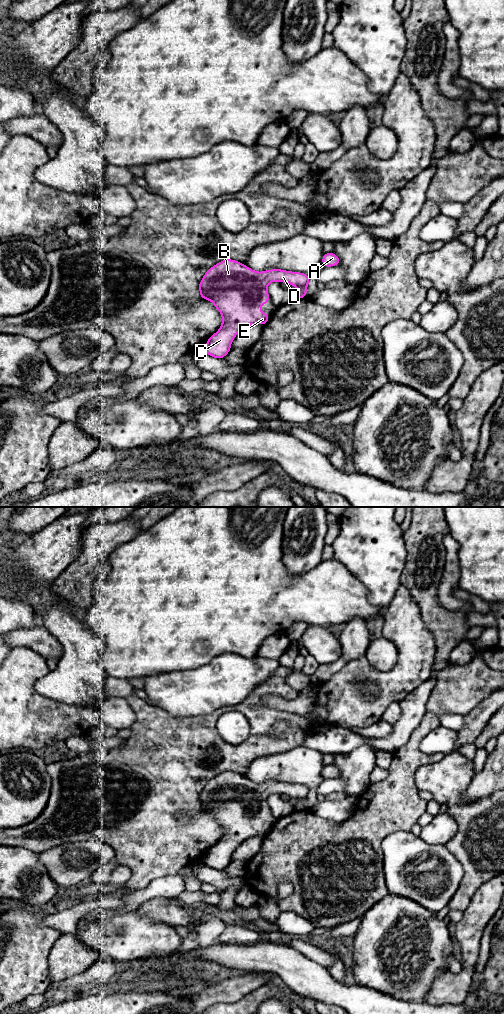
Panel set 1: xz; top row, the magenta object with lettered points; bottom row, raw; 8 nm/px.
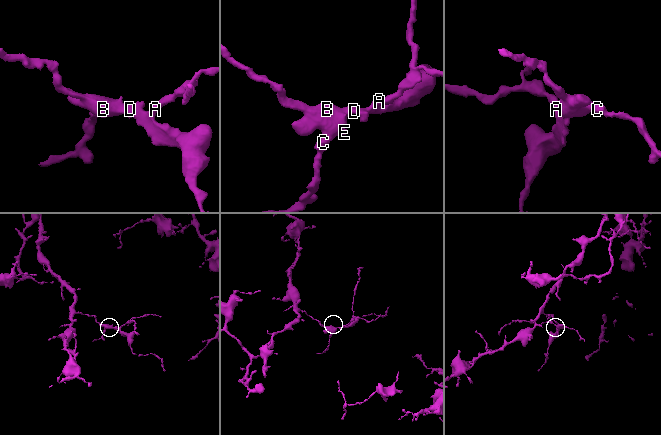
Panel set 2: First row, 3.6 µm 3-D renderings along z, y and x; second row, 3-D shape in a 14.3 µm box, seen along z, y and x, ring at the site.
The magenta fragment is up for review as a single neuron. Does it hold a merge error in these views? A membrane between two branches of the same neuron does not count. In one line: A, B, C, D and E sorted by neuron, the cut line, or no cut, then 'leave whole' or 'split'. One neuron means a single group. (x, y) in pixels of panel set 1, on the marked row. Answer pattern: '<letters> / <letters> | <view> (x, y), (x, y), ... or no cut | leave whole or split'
A B C D E | no cut | leave whole

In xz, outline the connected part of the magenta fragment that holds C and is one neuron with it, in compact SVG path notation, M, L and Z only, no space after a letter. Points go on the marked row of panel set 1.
M232 259L220 261L207 270L198 286L200 297L210 300L223 320L220 329L208 338L204 353L222 359L239 332L270 320L268 313L261 312L261 305L269 303L267 287L272 281L297 287L295 299L307 297L310 277L305 273L282 269L257 272Z

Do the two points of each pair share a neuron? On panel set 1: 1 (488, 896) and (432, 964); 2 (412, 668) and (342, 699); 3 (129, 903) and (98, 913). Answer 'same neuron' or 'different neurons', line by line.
1: different neurons
2: same neuron
3: same neuron

